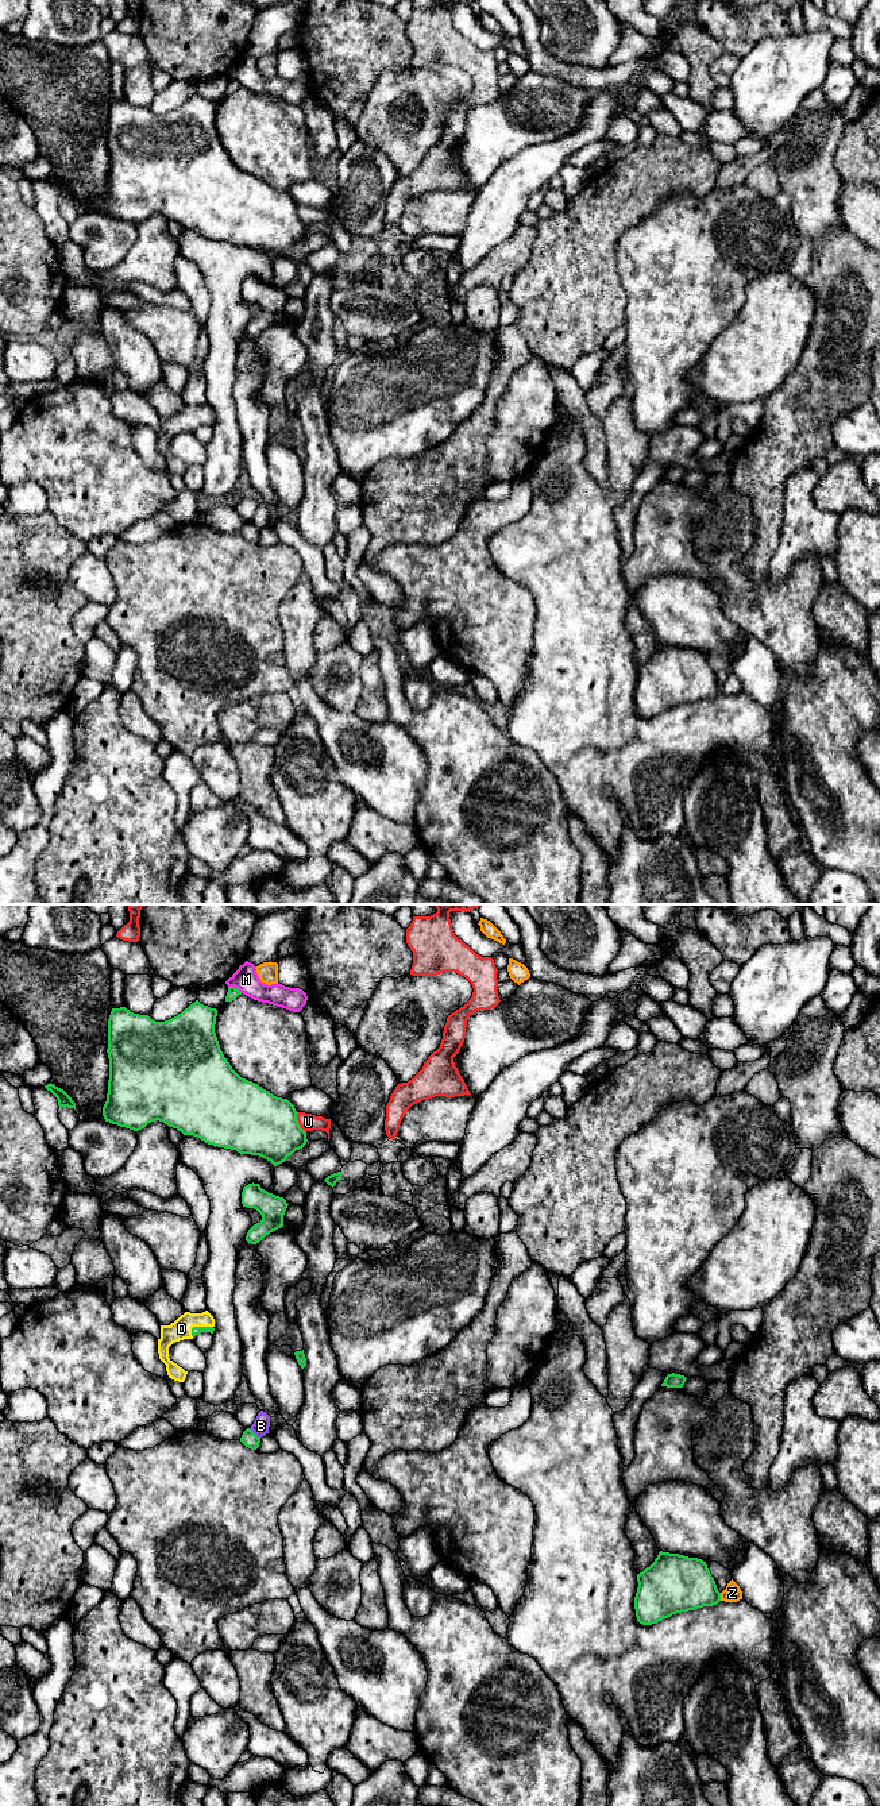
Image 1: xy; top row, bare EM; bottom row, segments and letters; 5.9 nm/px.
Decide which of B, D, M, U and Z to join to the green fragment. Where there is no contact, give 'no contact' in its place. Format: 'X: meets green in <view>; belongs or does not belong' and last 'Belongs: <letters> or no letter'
B: meets green in xy; does not belong
D: meets green in xy; belongs
M: meets green in xy; does not belong
U: meets green in xy; does not belong
Z: meets green in xy; does not belong
Belongs: D

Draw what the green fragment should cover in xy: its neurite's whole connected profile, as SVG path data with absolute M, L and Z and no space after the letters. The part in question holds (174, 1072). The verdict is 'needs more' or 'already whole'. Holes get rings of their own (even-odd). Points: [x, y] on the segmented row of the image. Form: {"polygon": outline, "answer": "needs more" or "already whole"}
{"polygon": "M198 1000L165 1022L134 1014L126 1007L112 1008L108 1019L107 1049L109 1080L103 1116L105 1122L134 1131L159 1120L184 1135L193 1135L208 1145L236 1150L240 1154L259 1155L277 1166L306 1145L306 1131L300 1127L298 1112L287 1099L274 1096L232 1069L215 1033L216 1016L216 1008L204 1006Z", "answer": "already whole"}

